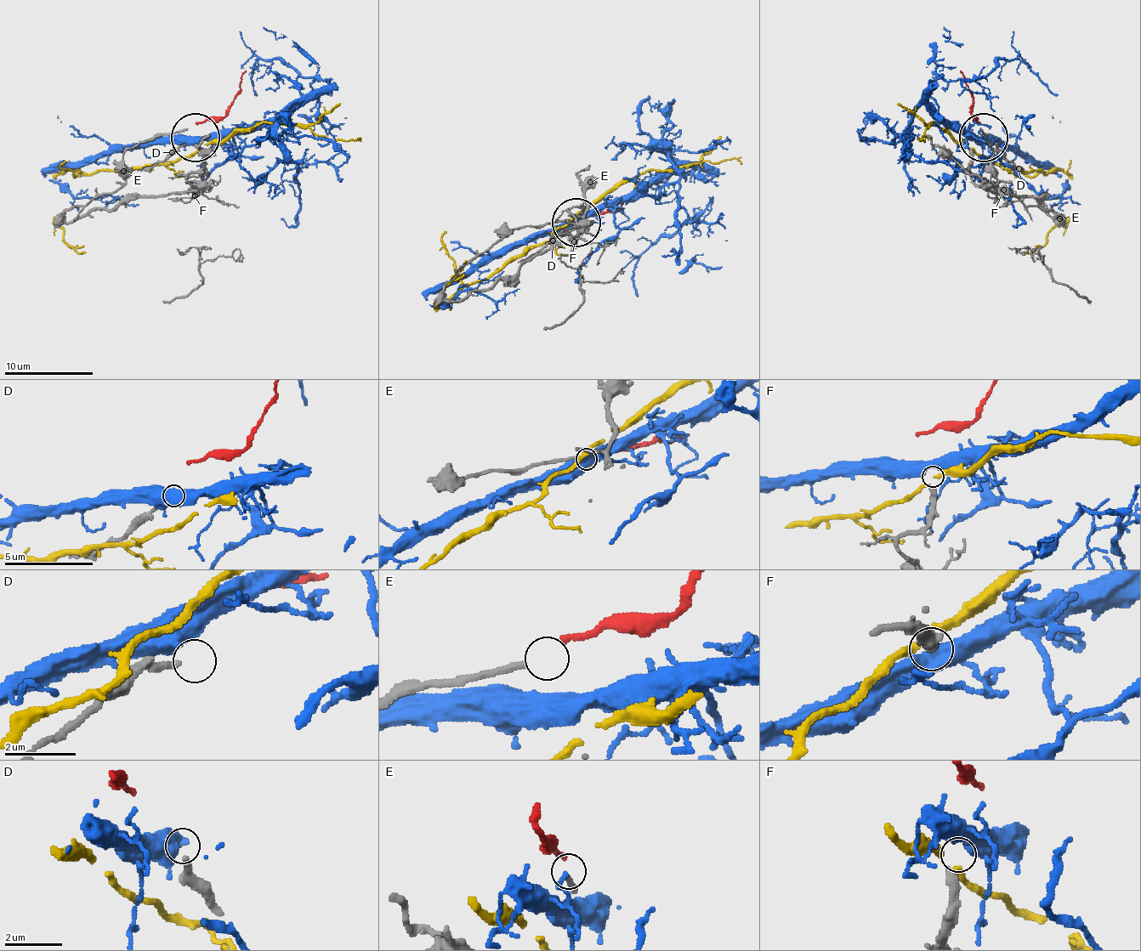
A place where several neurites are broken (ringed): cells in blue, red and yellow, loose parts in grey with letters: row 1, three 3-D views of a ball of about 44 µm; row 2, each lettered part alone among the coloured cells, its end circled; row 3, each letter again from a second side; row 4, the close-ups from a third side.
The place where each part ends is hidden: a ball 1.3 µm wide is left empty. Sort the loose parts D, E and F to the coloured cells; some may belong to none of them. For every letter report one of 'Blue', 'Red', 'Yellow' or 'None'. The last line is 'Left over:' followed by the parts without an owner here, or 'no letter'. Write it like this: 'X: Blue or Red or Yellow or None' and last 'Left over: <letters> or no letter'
D: None
E: Red
F: Blue
Left over: D

